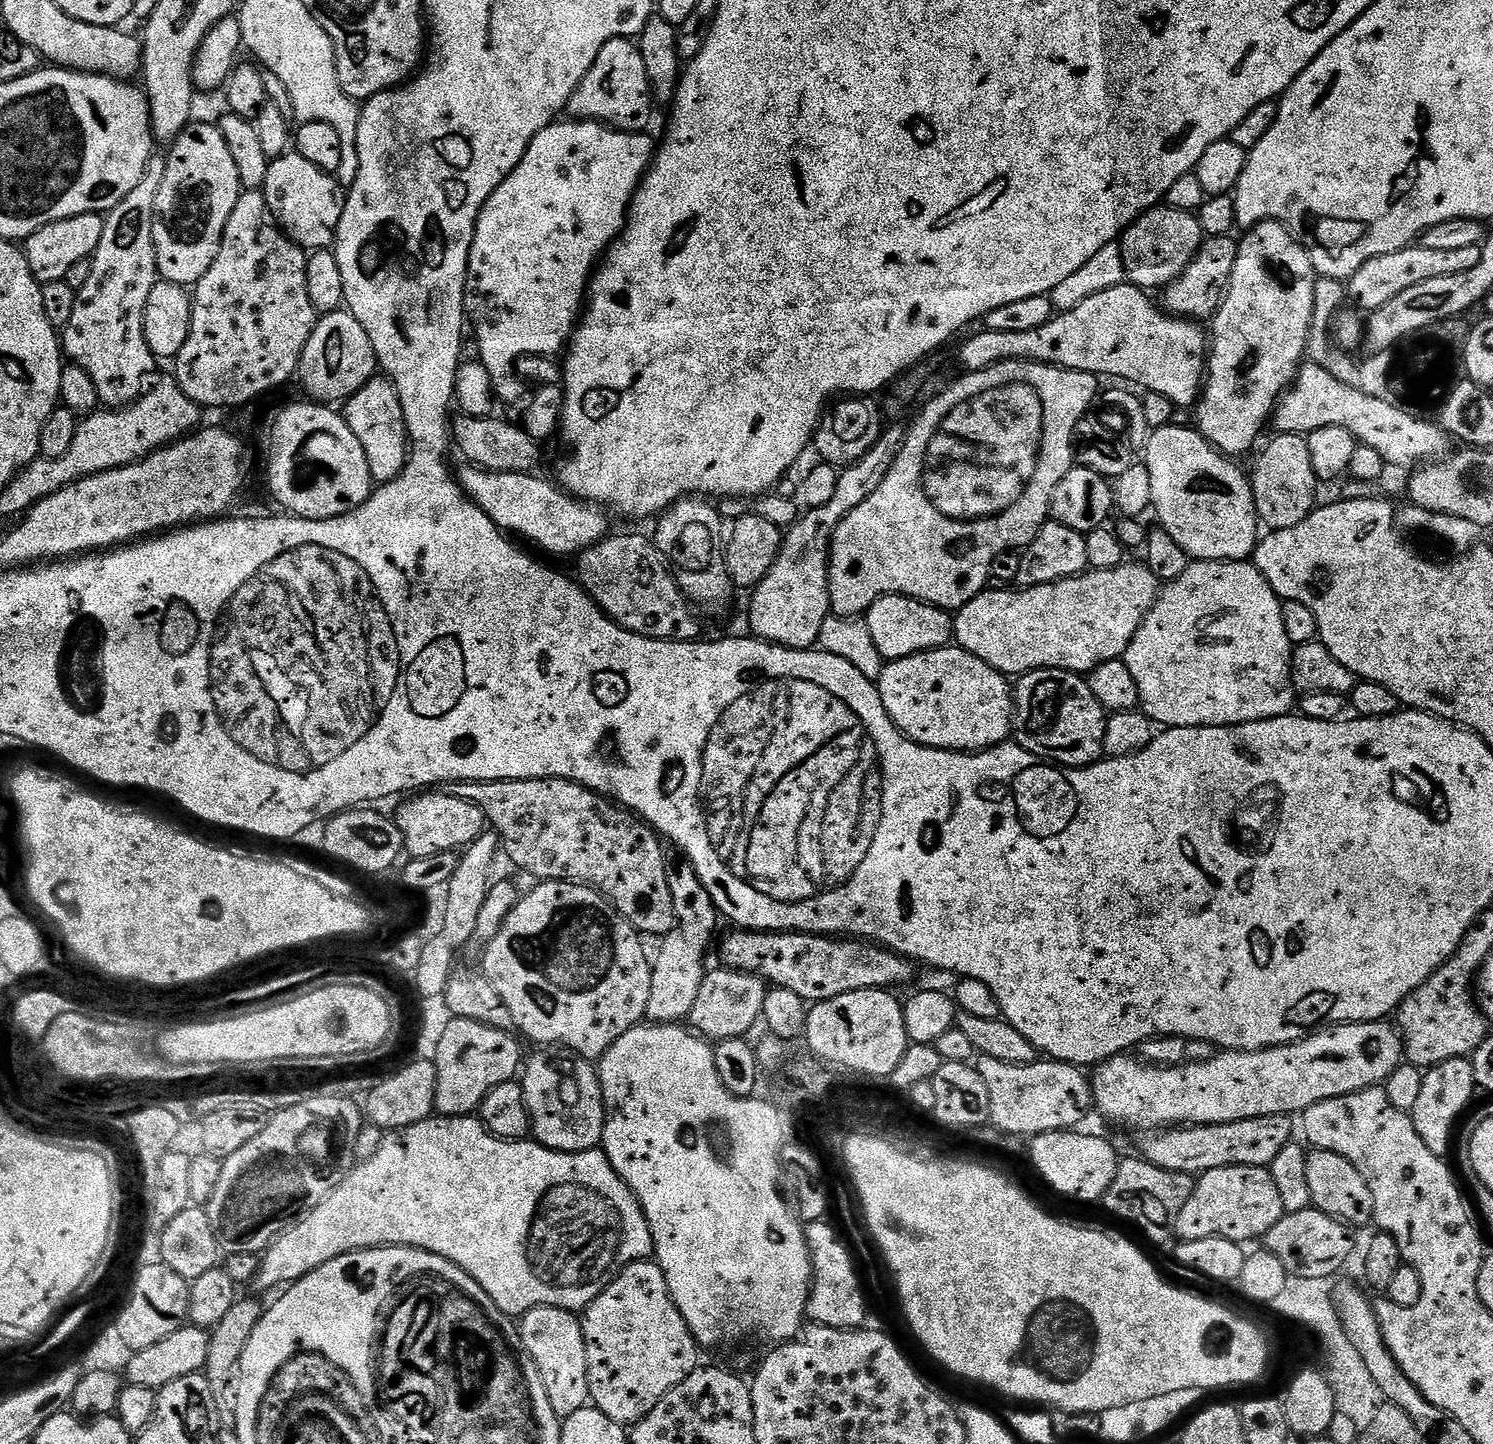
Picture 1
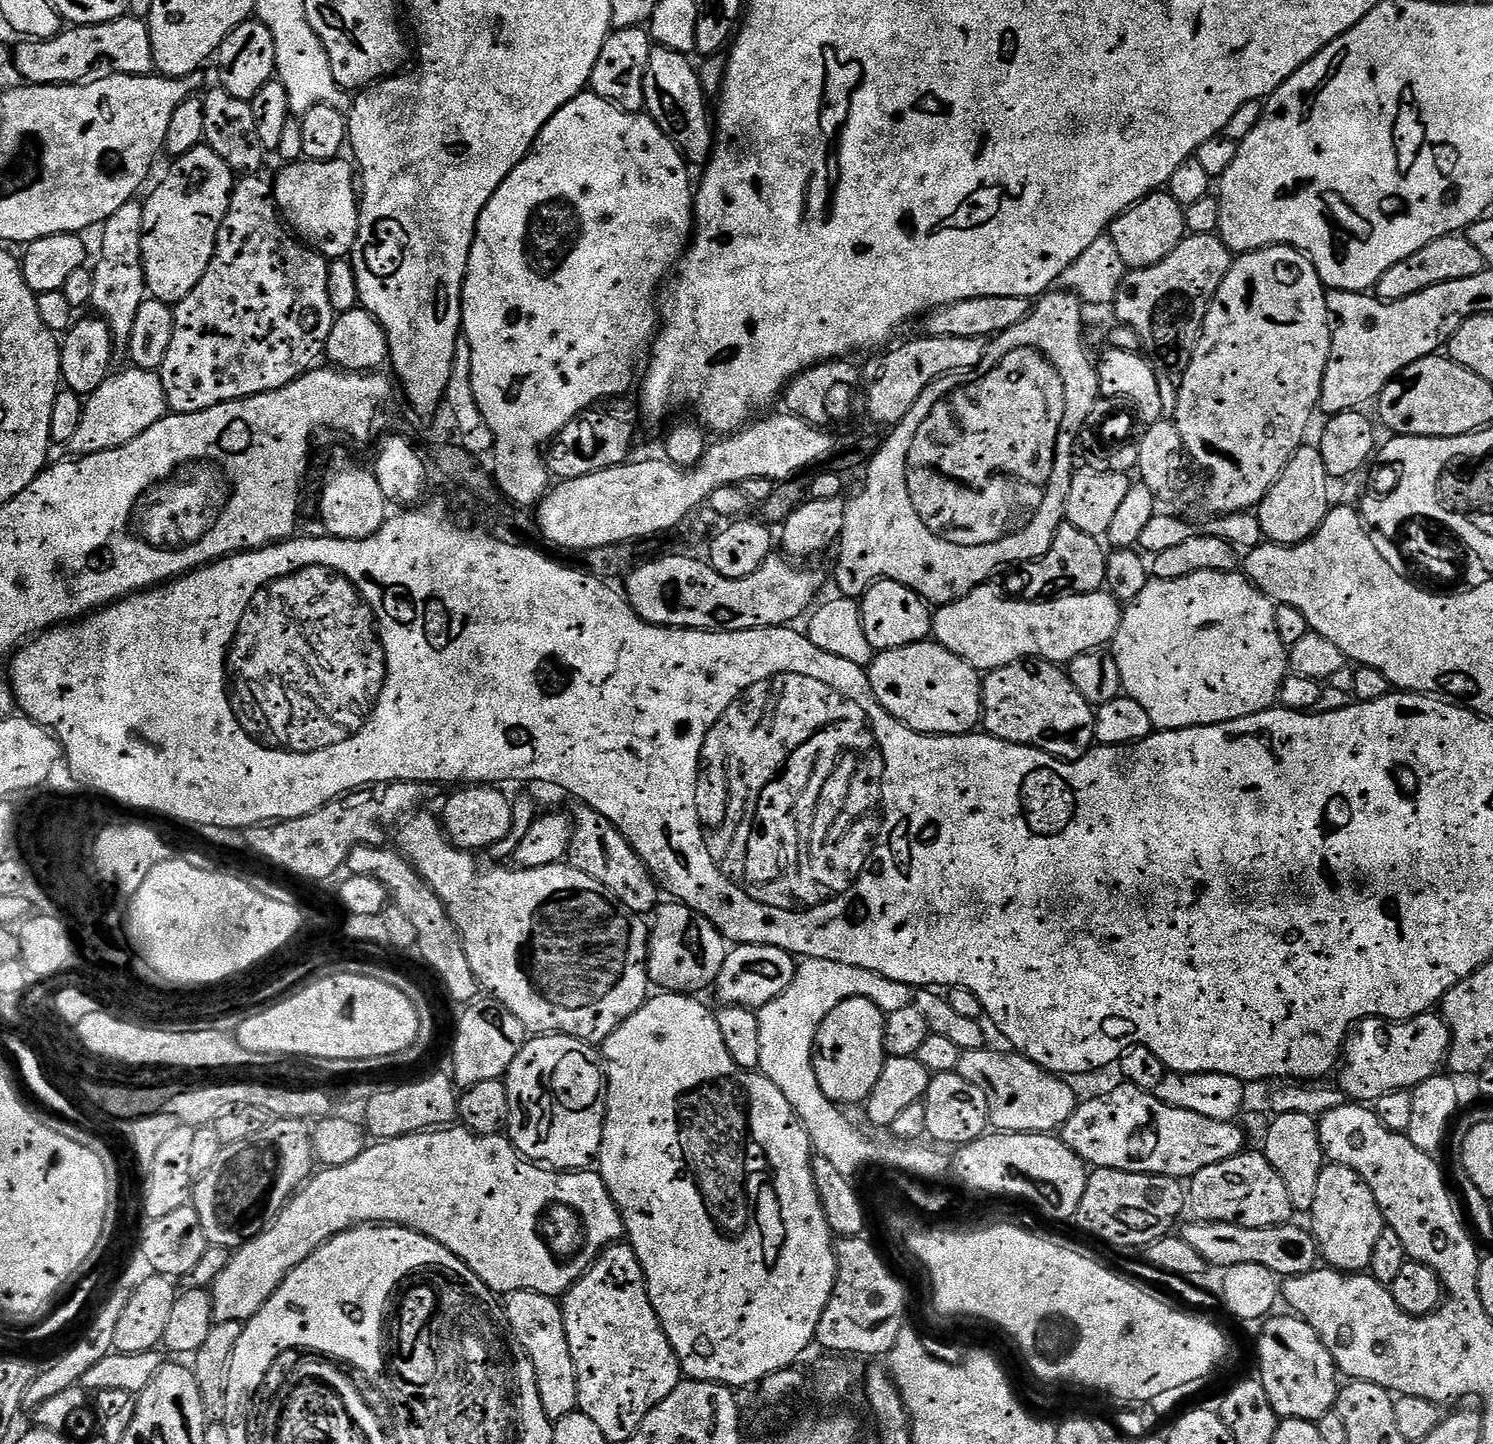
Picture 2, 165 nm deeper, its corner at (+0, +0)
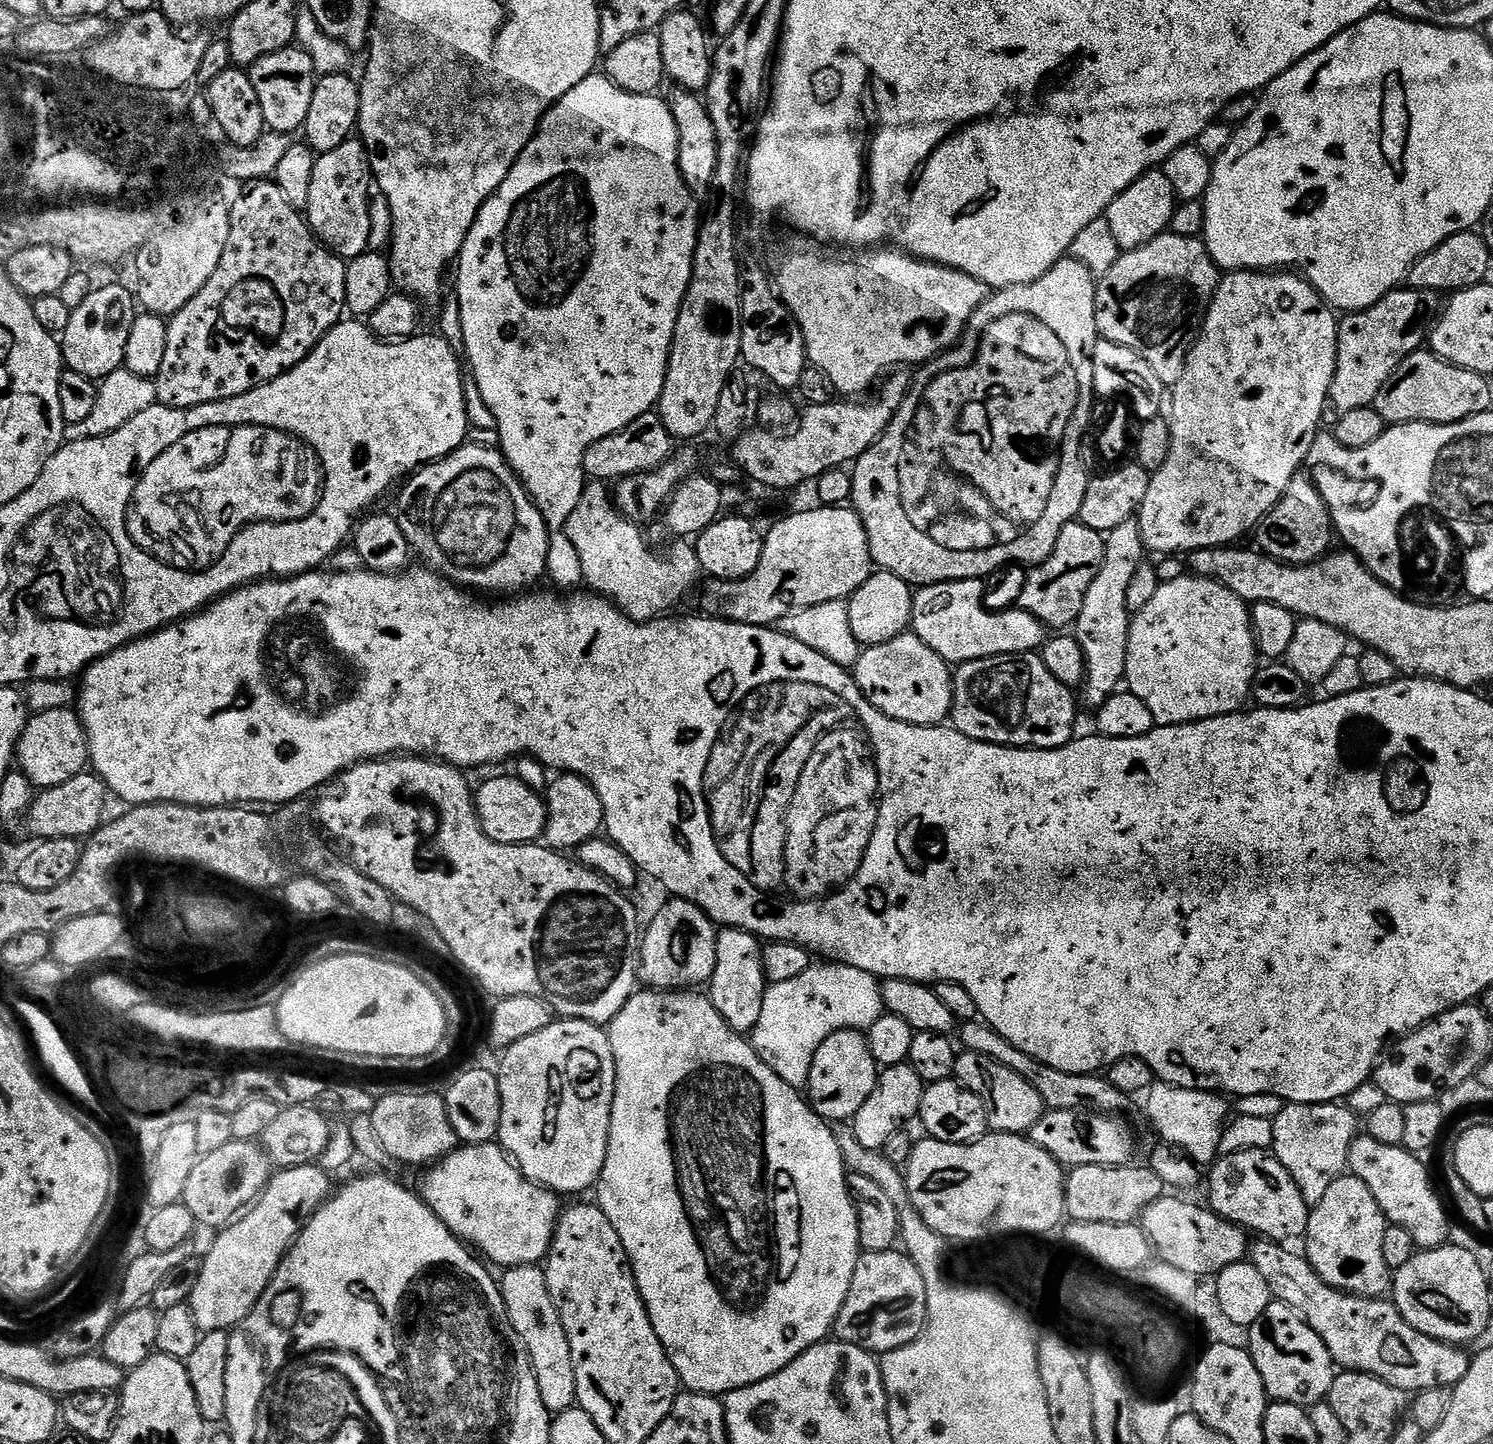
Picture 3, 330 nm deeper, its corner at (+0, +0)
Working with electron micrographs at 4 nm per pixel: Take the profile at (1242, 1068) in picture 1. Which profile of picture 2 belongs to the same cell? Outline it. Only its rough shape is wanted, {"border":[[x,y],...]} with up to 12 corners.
{"border":[[1443,1015],[1355,1025],[1338,1087],[1356,1102],[1441,1071]]}

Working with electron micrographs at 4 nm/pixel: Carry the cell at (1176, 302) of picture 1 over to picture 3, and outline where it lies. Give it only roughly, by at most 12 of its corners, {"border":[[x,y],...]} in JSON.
{"border":[[1169,230],[1099,277],[1097,337],[1174,385],[1221,279]]}

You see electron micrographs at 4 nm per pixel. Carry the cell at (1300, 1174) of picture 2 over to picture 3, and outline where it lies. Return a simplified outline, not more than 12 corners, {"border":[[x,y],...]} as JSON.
{"border":[[1285,1103],[1271,1153],[1309,1206],[1348,1167],[1358,1118]]}

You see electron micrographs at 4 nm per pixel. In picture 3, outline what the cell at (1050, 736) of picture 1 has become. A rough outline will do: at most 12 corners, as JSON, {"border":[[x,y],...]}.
{"border":[[1043,655],[968,660],[951,727],[1009,748],[1074,739],[1076,700]]}

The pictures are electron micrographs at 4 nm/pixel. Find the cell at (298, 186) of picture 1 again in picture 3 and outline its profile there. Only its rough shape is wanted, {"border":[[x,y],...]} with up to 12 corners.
{"border":[[363,141],[321,153],[304,212],[349,260],[369,251]]}

